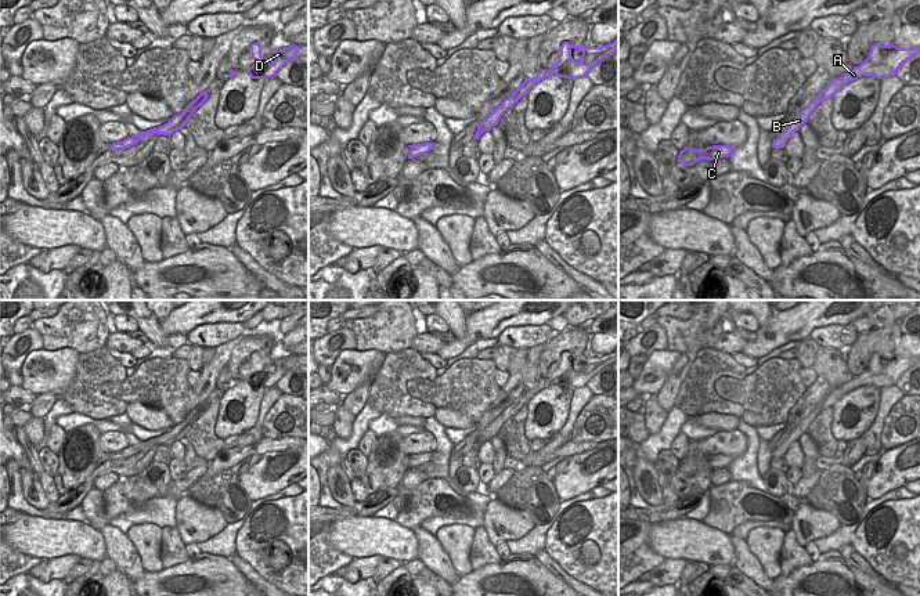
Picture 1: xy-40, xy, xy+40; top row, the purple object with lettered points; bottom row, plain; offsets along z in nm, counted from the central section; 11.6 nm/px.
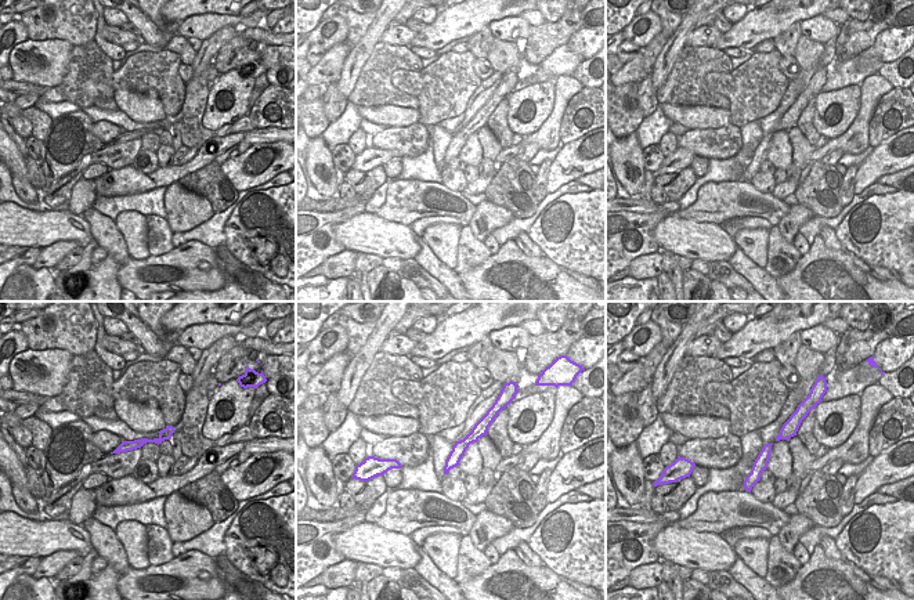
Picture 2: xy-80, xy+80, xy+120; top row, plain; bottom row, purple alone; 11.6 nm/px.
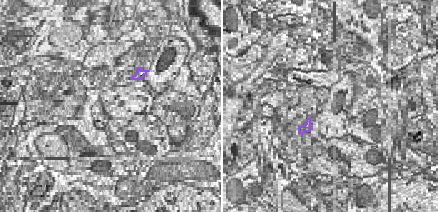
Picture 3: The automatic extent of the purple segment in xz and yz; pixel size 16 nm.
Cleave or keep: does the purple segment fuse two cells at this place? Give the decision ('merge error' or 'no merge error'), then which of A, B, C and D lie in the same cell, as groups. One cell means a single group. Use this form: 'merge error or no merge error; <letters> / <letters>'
merge error; A C D / B

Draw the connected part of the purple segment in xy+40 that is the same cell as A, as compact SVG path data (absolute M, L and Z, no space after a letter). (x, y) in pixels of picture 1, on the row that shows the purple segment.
M874 43L867 58L859 66L834 80L830 80L830 83L822 90L823 95L820 102L833 98L837 91L858 77L873 76L883 79L895 76L901 65L917 54L920 54L920 46L901 48L894 44L880 46L878 43Z

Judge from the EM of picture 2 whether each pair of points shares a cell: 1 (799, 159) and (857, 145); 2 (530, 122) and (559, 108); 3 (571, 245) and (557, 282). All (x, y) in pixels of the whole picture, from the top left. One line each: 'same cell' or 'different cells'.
1: different cells
2: different cells
3: different cells

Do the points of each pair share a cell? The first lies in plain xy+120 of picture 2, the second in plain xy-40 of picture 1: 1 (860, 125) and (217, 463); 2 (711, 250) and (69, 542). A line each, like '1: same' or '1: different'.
1: different
2: same

